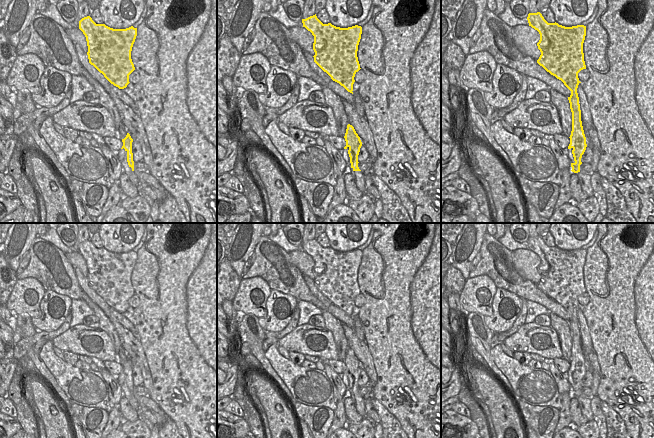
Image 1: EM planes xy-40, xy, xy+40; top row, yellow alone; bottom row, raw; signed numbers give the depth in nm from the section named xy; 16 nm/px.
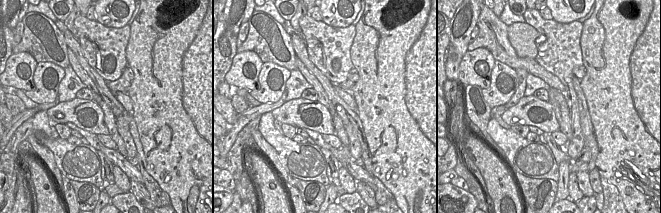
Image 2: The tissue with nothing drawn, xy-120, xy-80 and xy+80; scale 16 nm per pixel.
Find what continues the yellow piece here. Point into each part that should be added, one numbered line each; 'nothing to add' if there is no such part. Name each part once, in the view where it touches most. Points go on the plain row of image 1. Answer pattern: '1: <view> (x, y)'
1: xy (359, 402)

